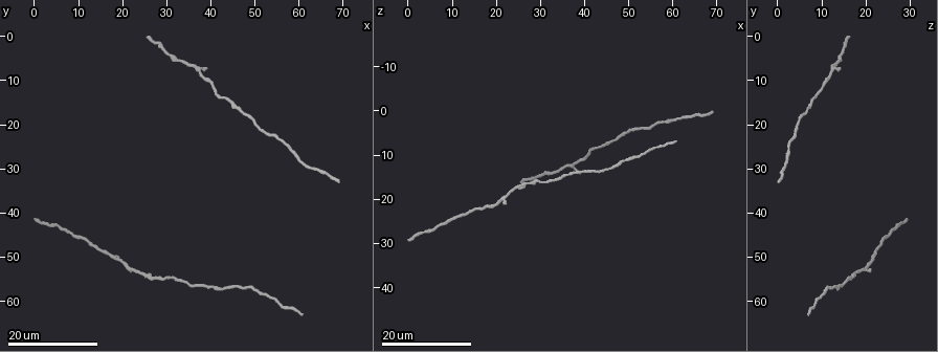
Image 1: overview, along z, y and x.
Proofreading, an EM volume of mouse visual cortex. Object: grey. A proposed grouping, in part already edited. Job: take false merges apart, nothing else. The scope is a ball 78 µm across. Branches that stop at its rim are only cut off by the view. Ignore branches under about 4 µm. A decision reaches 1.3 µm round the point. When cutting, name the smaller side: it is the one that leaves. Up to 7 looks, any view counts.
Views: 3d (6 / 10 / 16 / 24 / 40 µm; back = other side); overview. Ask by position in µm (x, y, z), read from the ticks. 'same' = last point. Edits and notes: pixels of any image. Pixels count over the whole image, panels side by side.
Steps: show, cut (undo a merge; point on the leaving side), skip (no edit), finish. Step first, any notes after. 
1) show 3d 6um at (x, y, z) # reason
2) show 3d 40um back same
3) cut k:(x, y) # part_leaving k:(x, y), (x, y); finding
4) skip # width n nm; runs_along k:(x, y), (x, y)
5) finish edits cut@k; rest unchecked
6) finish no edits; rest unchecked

show 3d 16um at (59.5, 28.0, 2.5) # calibre changes

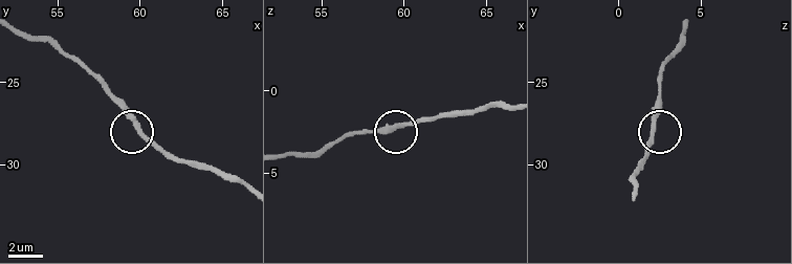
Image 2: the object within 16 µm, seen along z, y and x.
show 3d 10um at (59.9, 27.8, 2.0)

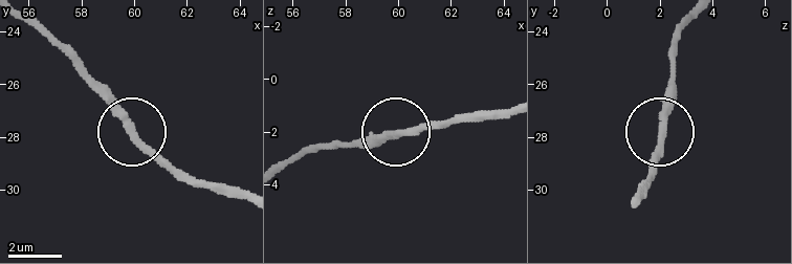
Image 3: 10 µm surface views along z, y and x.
skip # all the same neuron

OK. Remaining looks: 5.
show 3d 16um at (49.5, 57.0, 11.0) # thick turns thin

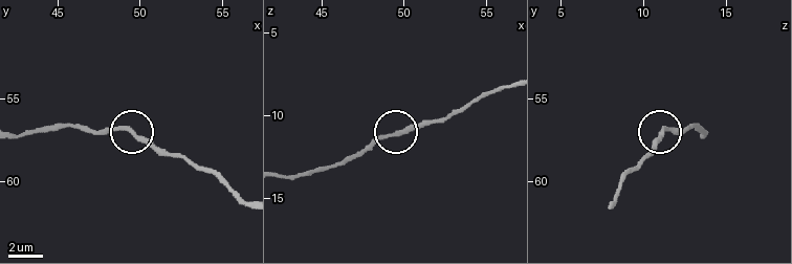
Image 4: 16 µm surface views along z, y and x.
show 3d 6um at (49.7, 57.2, 10.9)

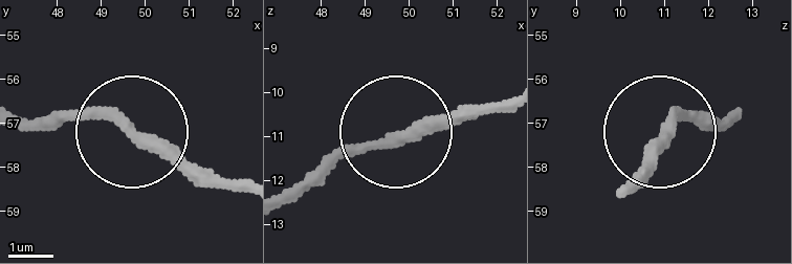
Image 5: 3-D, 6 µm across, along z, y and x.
skip # width 280 nm; runs_along 5:(629, 183), (643, 175), (669, 115), (726, 115); one neuron here

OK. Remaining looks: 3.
show 3d 24um at (43.0, 57.5, 13.5) # a narrow waist

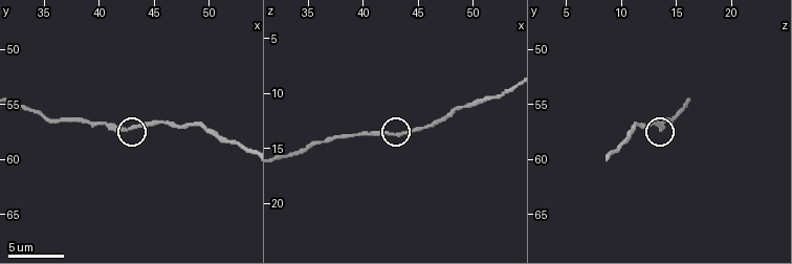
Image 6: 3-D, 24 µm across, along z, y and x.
show 3d 6um at (42.6, 57.4, 13.8)

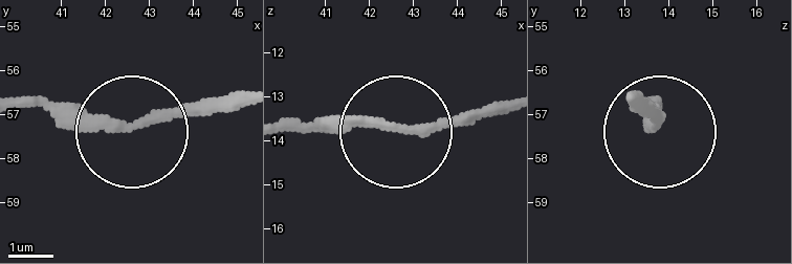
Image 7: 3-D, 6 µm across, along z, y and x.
skip # runs_along 7:(504, 105), (414, 127), (289, 127); continuous, no second neuron

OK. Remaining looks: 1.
finish no edits; rest unchecked

